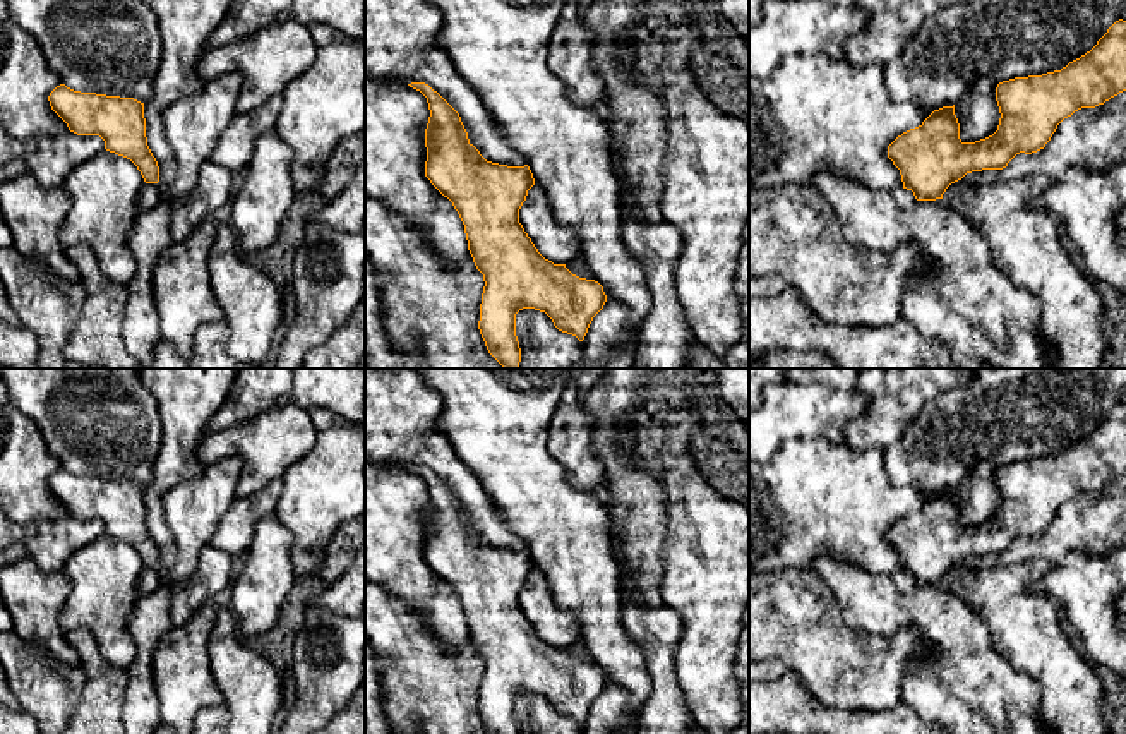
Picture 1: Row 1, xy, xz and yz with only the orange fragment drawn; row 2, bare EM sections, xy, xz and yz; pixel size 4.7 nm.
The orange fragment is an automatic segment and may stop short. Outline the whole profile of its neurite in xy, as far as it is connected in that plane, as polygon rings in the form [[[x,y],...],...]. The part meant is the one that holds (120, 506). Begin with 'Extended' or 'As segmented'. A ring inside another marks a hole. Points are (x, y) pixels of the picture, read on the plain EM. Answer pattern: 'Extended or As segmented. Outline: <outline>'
As segmented. Outline: [[[57,470],[48,480],[51,494],[77,520],[99,520],[105,533],[130,544],[146,568],[159,566],[159,550],[146,521],[144,487],[134,482],[81,477]]]

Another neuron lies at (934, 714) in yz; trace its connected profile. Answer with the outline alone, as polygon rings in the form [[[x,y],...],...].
[[[833,556],[818,557],[812,569],[833,590],[848,628],[884,638],[910,628],[922,640],[924,650],[908,662],[901,701],[924,722],[949,734],[1051,734],[1040,717],[1040,686],[997,655],[984,621],[943,583],[917,585],[907,573],[867,573]]]

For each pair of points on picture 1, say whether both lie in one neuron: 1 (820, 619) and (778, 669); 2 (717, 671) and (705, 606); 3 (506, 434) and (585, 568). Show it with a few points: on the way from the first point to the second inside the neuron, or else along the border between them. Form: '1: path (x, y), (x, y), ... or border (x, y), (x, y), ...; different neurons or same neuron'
1: border (768, 661), (778, 661), (789, 671); different neurons
2: path (712, 655), (712, 621); same neuron
3: path (515, 467), (539, 503), (568, 535); same neuron

